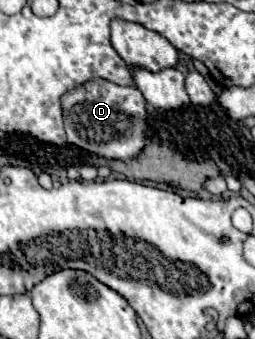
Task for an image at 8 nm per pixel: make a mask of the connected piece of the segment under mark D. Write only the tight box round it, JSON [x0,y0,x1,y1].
[62,78,146,160]

